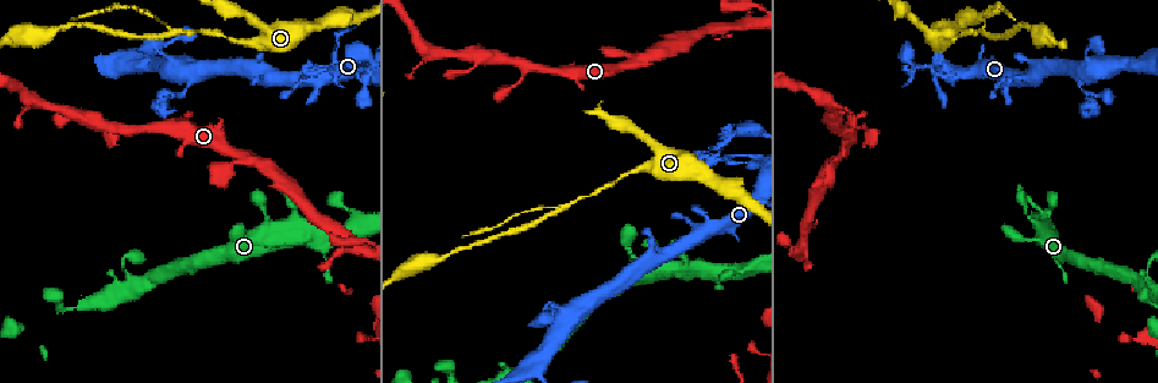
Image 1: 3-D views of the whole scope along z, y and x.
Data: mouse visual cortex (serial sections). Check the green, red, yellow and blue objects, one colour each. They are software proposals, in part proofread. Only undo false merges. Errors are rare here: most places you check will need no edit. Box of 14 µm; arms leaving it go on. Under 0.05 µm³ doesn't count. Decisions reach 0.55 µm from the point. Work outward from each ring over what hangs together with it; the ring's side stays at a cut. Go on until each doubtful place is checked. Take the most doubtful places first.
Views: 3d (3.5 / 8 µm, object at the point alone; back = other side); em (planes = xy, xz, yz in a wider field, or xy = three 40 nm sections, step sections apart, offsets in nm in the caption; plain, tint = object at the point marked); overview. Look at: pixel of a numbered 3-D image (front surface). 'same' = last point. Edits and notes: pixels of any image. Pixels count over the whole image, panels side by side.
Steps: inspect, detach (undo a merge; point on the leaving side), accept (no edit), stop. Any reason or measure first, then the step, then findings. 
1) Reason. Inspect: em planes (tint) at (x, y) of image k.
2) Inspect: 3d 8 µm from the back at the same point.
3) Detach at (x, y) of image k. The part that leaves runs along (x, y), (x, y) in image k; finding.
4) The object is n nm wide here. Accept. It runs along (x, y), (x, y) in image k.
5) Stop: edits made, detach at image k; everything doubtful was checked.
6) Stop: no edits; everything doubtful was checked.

Three-way junction. Inspect: 3d 3.5 µm at (172, 33) of image 1.

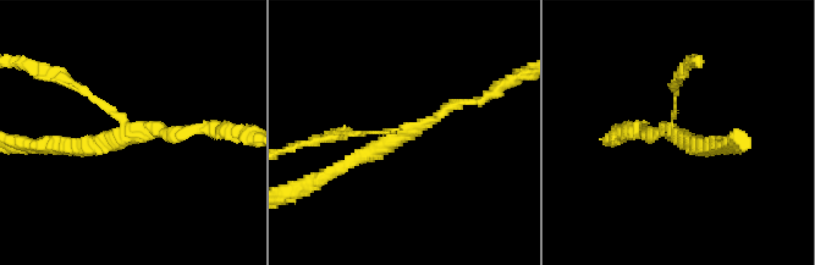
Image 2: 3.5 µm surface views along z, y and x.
Inspect: em xy step 2 (tint) at (121, 132) of image 2.

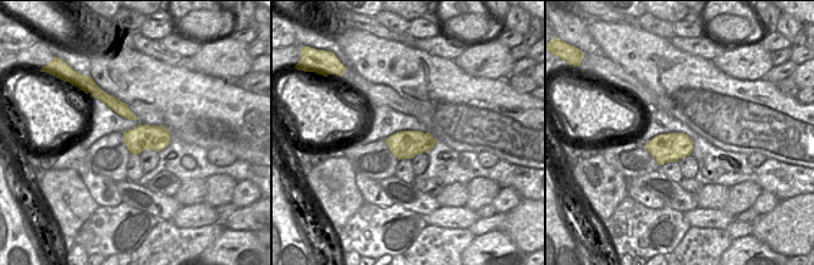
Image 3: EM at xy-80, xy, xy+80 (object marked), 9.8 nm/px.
The arms are 100, 150, 200 nm wide. Accept. It runs along (468, 101), (326, 174) in image 2; one cell here.

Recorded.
Inspect: 3d 3.5 µm at (362, 76) of image 1.

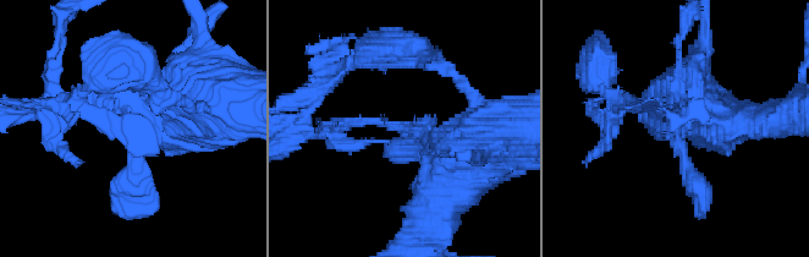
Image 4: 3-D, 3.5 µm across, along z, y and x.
Inspect: em xy step 5 (tint) at (403, 127) of image 4.

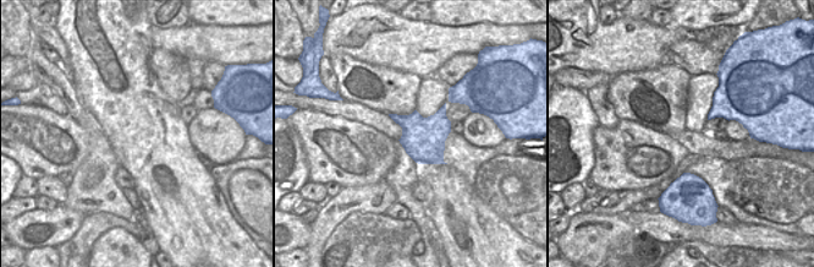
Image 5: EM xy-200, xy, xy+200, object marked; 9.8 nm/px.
Accept. It runs along (175, 121), (133, 129), (55, 99) in image 4; all the same cell.

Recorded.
Inspect: 3d 8 µm at (718, 160) of image 1.

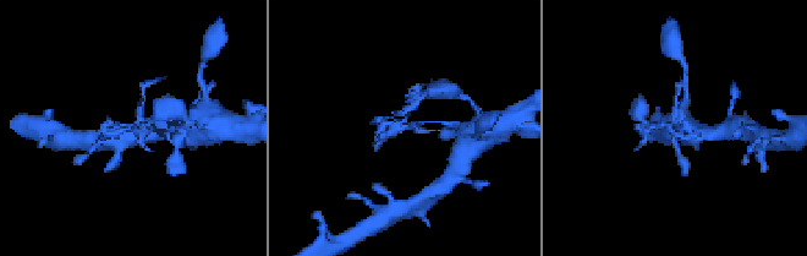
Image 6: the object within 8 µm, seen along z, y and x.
Inspect: em xy step 3 (tint) at (128, 131) of image 6.

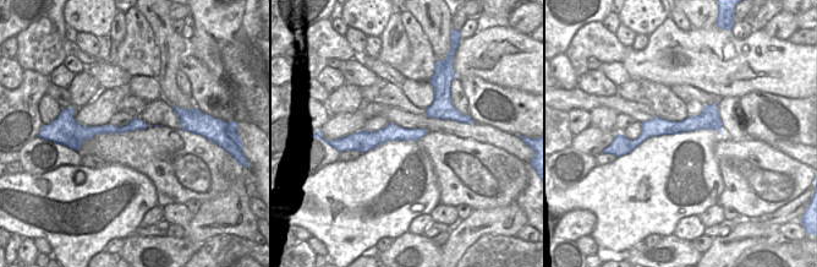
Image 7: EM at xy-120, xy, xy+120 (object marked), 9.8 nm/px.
Accept. It runs along (714, 107), (630, 142) in image 7; one cell here.

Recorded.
Sudden change in width. Inspect: 3d 3.5 µm at (1095, 96) of image 1.

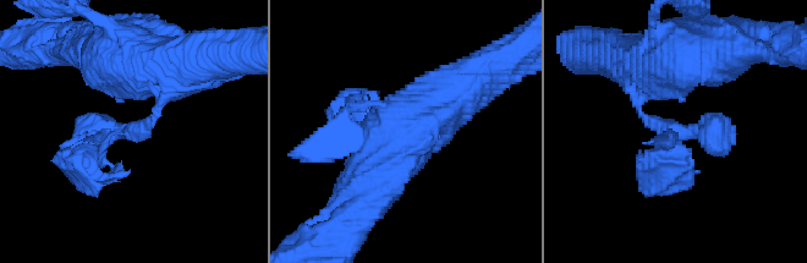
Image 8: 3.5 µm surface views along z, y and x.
Inspect: em xy step 2 (tint) at (130, 130) of image 8.

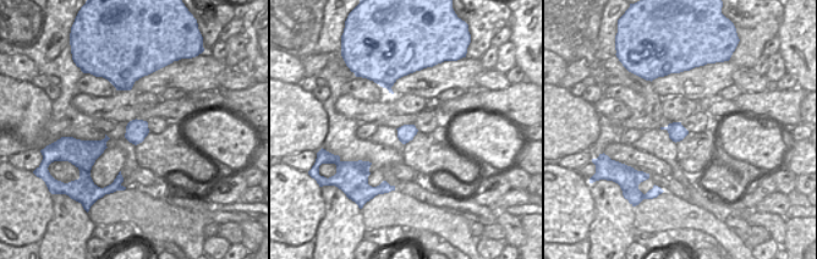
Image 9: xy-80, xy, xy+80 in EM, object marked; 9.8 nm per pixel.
Accept. It runs along (170, 88), (152, 121), (95, 144), (95, 185) in image 8; continuous, no second cell.

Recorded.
Stop: no edits; everything doubtful was checked.

